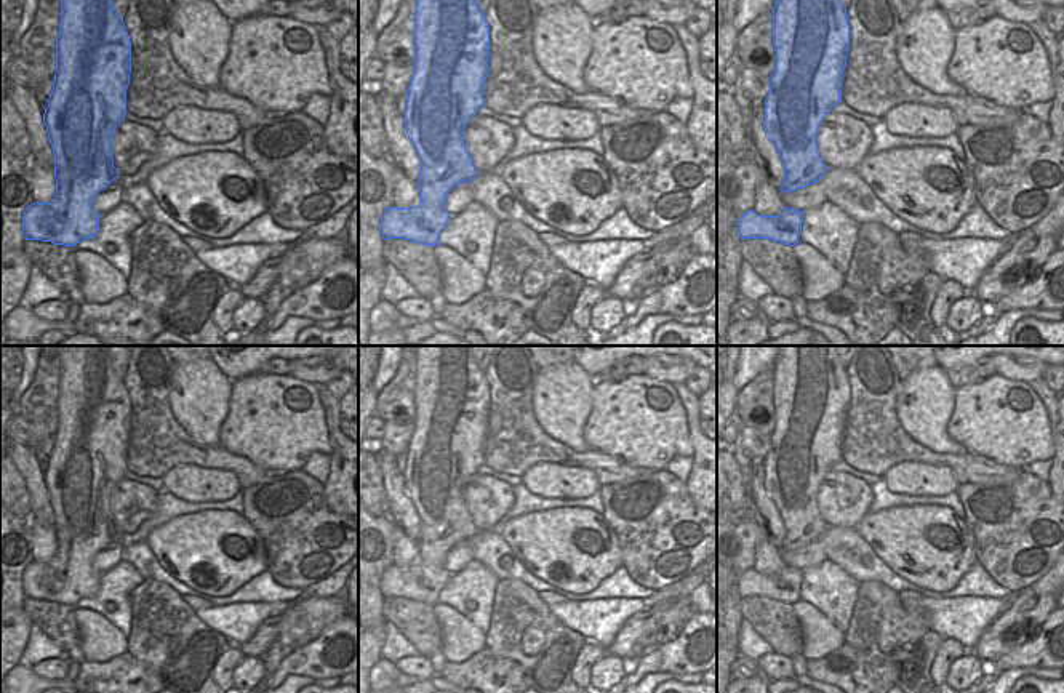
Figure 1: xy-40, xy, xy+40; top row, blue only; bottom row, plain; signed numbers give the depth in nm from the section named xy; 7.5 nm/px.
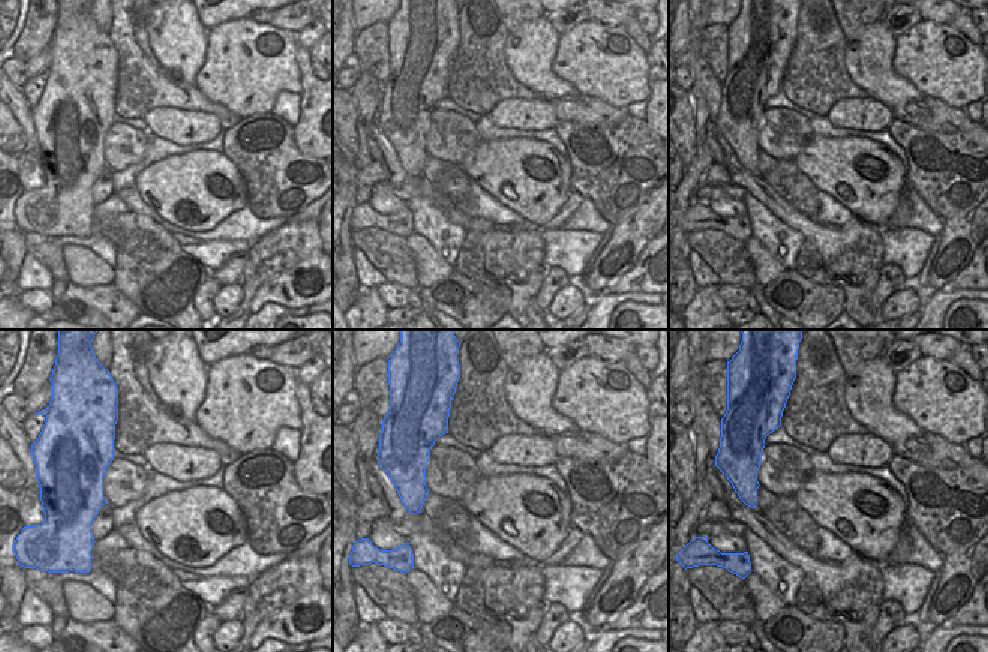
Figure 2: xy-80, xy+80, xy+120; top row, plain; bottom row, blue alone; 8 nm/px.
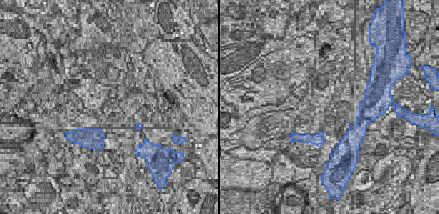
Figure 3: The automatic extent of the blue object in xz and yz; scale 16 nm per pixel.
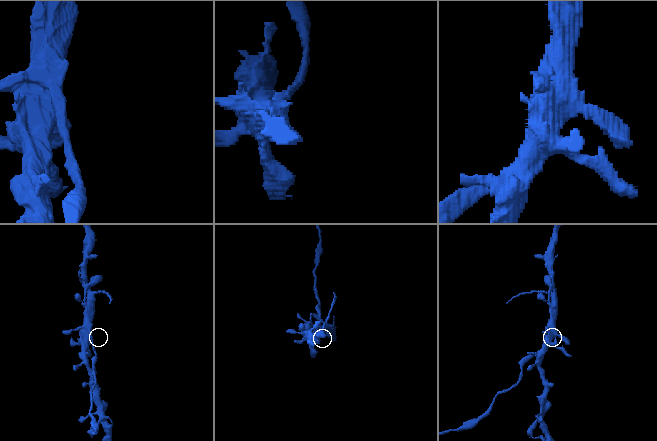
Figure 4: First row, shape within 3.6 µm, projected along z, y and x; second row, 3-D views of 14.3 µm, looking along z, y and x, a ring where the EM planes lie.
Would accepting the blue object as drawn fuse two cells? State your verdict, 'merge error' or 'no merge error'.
merge error

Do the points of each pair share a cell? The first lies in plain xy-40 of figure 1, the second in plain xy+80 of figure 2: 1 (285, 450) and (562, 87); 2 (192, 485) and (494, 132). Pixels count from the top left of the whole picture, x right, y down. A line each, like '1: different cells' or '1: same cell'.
1: different cells
2: different cells

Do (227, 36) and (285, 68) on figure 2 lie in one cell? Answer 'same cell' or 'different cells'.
same cell

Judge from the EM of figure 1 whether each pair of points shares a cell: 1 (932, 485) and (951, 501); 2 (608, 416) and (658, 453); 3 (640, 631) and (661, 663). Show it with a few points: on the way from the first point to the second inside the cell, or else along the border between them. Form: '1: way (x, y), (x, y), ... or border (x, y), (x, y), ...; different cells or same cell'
1: border (954, 490), (944, 495), (908, 495); different cells
2: way (621, 416), (645, 440); same cell
3: border (682, 628), (674, 639), (642, 656); different cells

